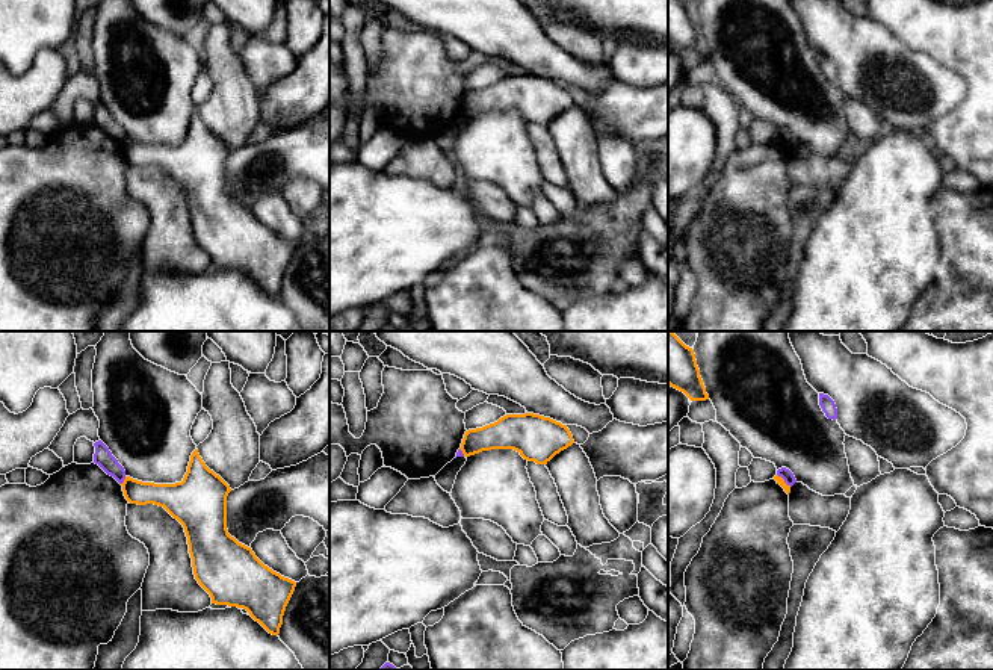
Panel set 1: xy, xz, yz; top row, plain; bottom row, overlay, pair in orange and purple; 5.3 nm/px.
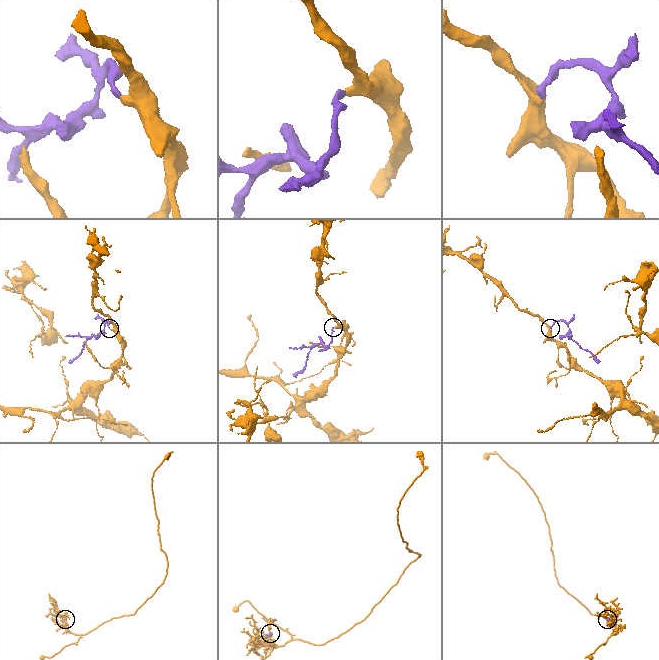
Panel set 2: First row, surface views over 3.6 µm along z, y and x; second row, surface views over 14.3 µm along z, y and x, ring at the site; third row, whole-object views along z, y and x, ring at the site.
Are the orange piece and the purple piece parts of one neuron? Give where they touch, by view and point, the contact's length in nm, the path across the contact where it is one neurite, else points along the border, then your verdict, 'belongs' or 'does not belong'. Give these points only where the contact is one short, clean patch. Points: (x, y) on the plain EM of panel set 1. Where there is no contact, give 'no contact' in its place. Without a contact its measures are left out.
contact xy (124, 142); length 50 nm; border xy (126, 138), (121, 145); does not belong

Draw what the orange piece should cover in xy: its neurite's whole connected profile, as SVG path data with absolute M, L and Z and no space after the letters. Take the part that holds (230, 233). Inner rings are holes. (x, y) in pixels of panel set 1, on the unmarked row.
M195 110L181 144L154 145L125 138L122 153L130 165L154 165L177 180L186 194L193 236L210 256L212 265L243 269L269 295L278 296L286 268L296 243L264 227L251 209L239 204L227 191L227 157L230 147L210 132Z

